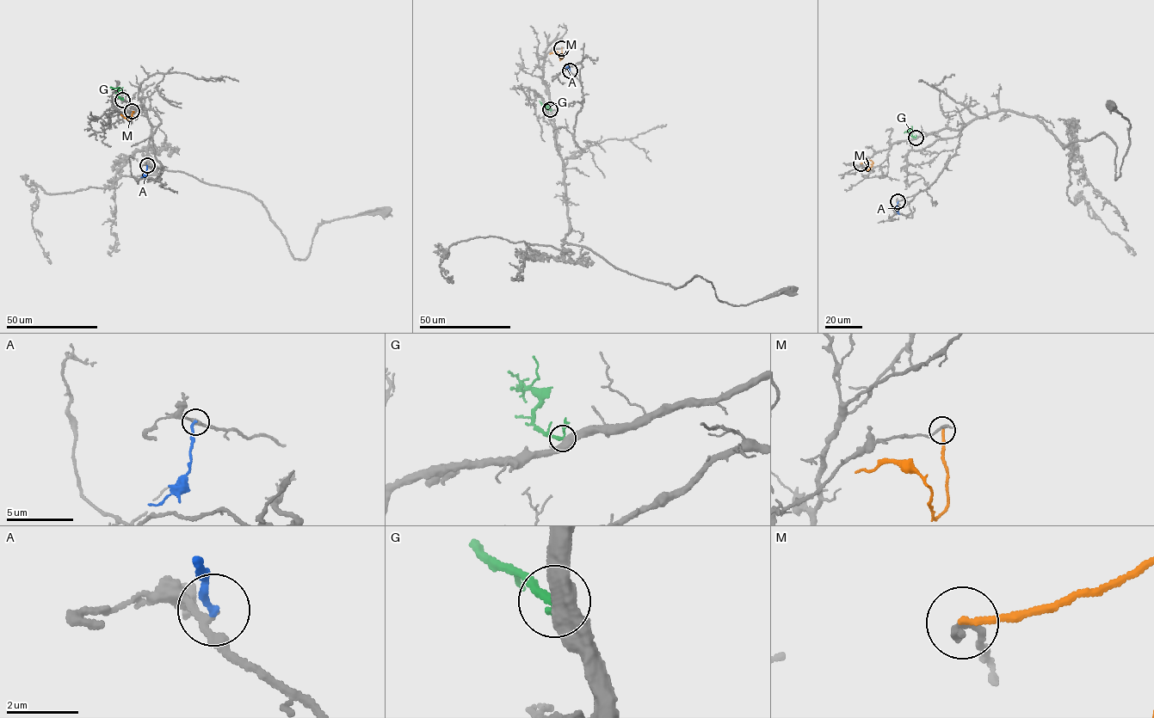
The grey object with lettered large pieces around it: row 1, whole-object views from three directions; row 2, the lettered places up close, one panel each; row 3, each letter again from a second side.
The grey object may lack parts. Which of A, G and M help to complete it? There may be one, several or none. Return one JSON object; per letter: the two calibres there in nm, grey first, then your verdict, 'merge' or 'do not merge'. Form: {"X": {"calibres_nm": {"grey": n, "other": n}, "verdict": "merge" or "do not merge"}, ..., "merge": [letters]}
{"A": {"calibres_nm": {"grey": 190, "other": 180}, "verdict": "do not merge"}, "G": {"calibres_nm": {"grey": 500, "other": 200}, "verdict": "merge"}, "M": {"calibres_nm": {"grey": 190, "other": 200}, "verdict": "do not merge"}, "merge": ["G"]}

